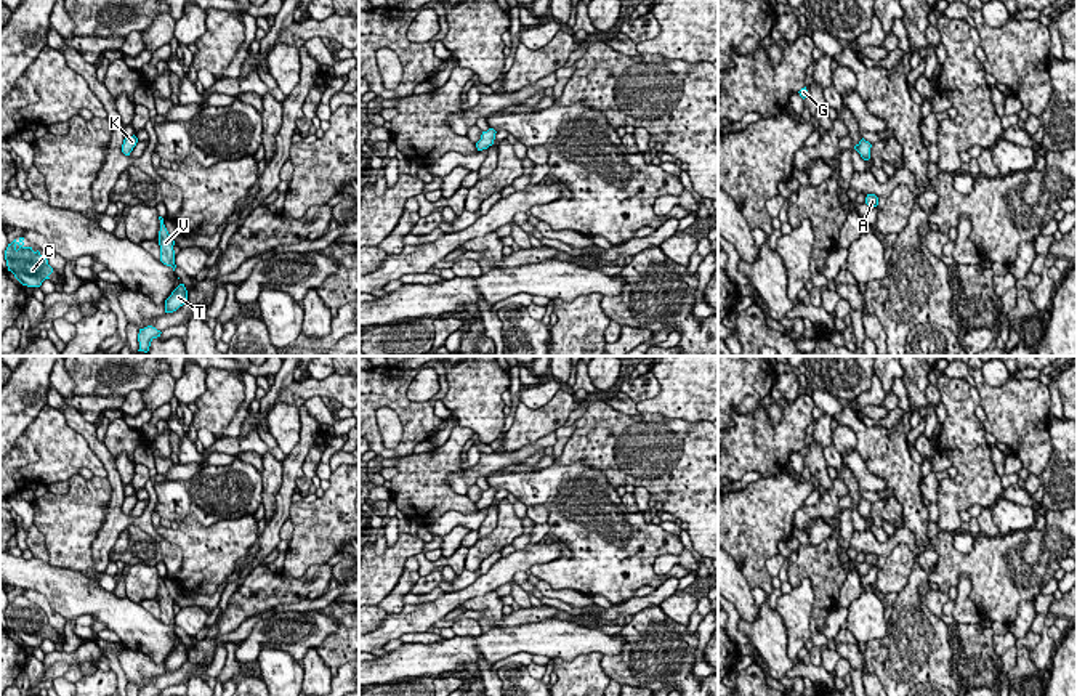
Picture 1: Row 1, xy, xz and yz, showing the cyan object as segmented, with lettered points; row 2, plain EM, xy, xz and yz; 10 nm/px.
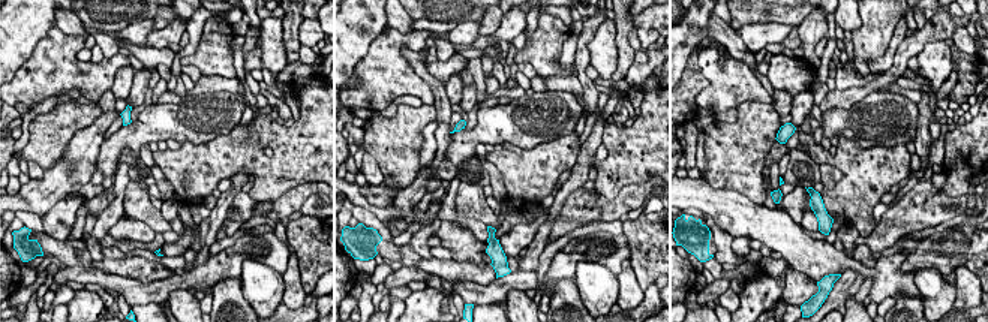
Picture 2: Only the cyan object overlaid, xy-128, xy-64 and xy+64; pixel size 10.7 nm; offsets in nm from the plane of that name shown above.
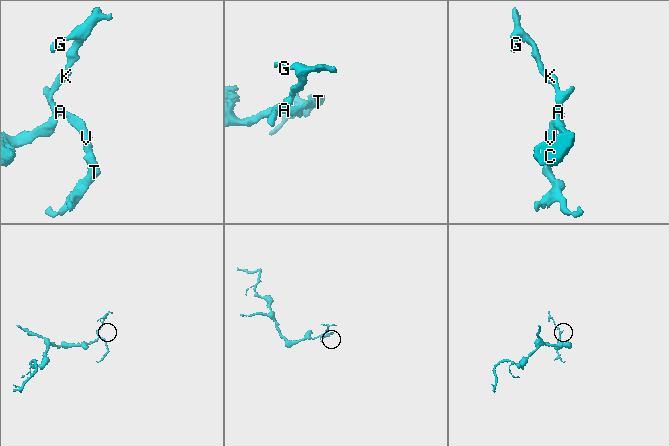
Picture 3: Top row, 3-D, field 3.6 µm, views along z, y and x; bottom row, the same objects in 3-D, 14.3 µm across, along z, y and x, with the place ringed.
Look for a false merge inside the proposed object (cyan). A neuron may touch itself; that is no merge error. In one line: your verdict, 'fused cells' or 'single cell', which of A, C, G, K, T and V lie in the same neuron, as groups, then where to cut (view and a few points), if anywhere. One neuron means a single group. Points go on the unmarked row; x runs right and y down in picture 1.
single cell | A C G K T V | no cut

